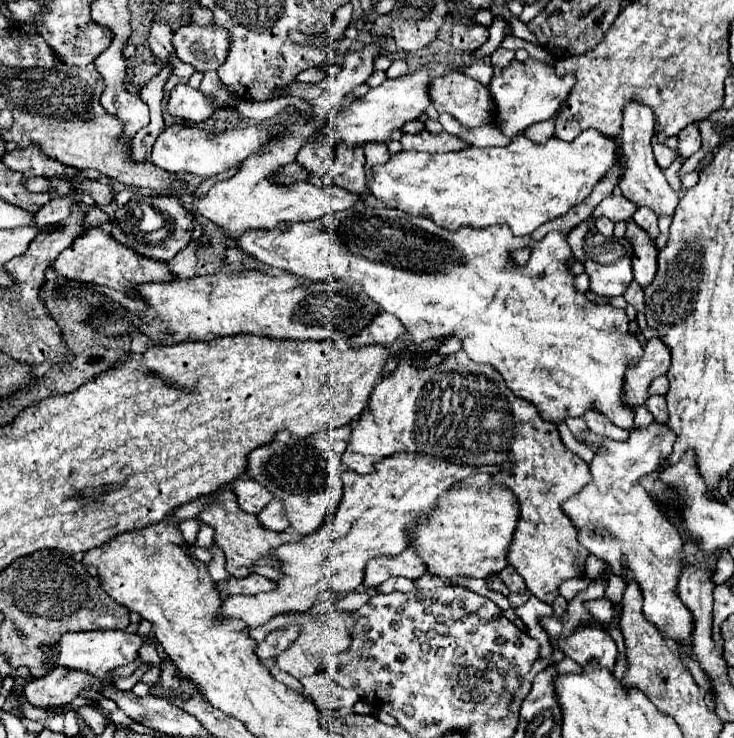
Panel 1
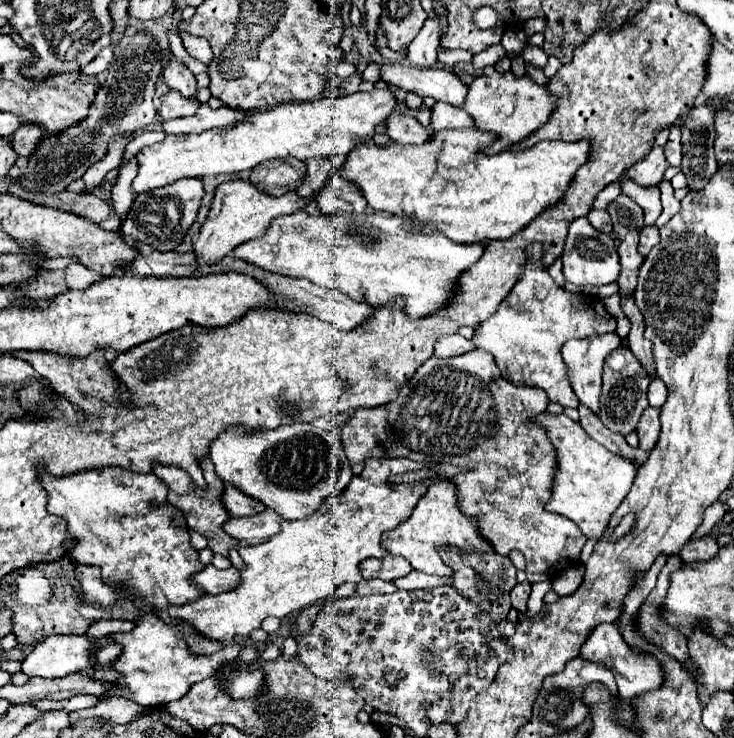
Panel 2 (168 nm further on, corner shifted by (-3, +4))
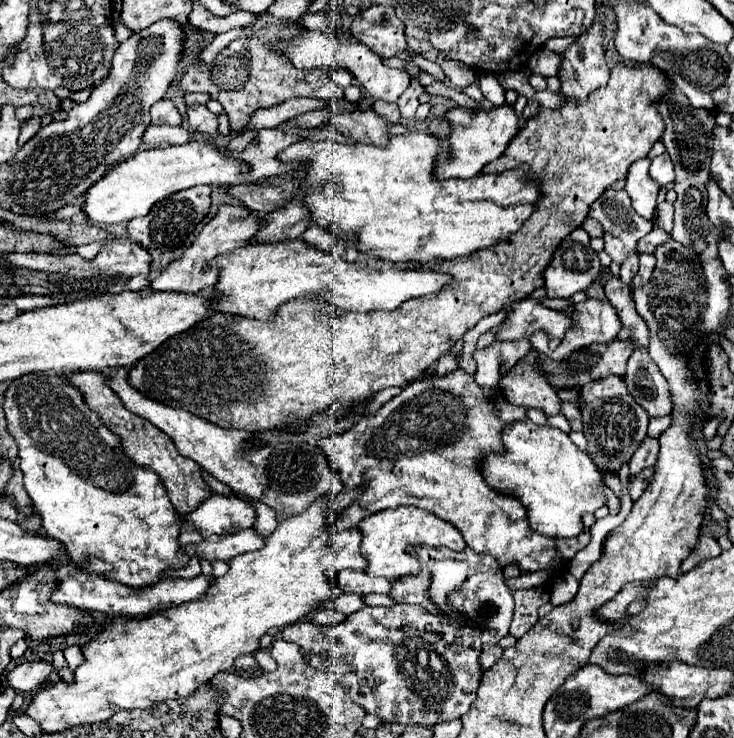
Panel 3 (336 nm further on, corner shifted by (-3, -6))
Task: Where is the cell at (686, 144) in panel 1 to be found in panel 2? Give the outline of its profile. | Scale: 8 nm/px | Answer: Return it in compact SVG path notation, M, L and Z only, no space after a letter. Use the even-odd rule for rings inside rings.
M672 126L672 132L670 132L670 138L664 146L664 154L668 158L668 164L670 166L678 166L680 160L682 160L682 144L680 144L680 126Z

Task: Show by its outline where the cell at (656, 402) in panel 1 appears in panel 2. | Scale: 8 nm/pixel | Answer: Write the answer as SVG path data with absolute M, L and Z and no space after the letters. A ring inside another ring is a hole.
M646 408L640 422L638 422L638 448L654 448L660 434L660 412L656 408Z

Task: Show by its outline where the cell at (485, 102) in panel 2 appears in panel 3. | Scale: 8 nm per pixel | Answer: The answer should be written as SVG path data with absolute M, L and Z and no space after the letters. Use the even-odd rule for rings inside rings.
M502 104L490 110L470 110L456 106L446 112L446 118L452 124L452 134L448 136L448 142L452 144L452 156L444 156L440 160L440 168L436 168L436 176L440 178L474 178L482 172L482 168L500 158L510 144L510 140L518 134L524 120L516 114L514 106Z

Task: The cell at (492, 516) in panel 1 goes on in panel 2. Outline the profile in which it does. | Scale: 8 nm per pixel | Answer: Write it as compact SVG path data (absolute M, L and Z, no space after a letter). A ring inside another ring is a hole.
M448 480L434 482L428 486L426 494L420 498L420 502L414 506L412 514L400 522L394 530L384 532L382 546L388 550L390 556L404 556L414 570L420 570L424 574L436 574L436 576L450 576L452 570L442 564L442 558L438 554L440 544L452 544L462 550L478 550L478 552L492 552L492 546L480 538L476 518L470 518L460 512L458 500L456 500L456 488Z

